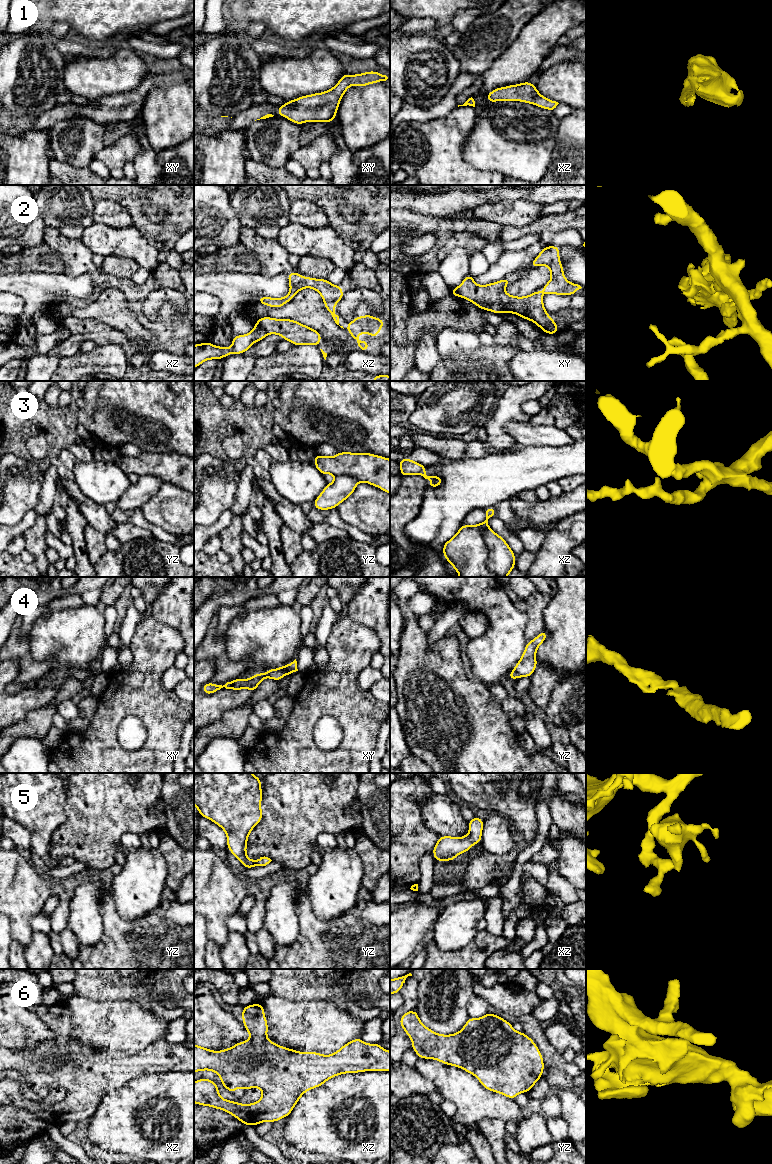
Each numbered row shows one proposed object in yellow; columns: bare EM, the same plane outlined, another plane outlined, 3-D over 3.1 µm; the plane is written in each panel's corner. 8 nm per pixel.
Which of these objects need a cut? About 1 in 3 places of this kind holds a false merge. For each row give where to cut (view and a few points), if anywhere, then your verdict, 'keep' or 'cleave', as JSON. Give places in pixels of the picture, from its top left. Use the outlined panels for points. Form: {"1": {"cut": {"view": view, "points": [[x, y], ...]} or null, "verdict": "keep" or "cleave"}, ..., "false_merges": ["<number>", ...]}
{"1": {"cut": null, "verdict": "keep"}, "2": {"cut": {"view": "xz", "points": [[256, 323], [267, 334]]}, "verdict": "cleave"}, "3": {"cut": {"view": "xz", "points": [[485, 524], [482, 534], [488, 549], [486, 567], [496, 576]]}, "verdict": "cleave"}, "4": {"cut": null, "verdict": "keep"}, "5": {"cut": null, "verdict": "keep"}, "6": {"cut": null, "verdict": "keep"}, "false_merges": ["2", "3"]}

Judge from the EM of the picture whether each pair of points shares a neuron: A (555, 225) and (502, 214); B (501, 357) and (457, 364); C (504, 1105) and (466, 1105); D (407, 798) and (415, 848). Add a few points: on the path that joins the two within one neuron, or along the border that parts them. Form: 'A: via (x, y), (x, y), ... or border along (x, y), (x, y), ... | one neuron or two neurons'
A: border along (540, 216), (525, 225), (510, 226) | two neurons
B: via (490, 363), (468, 364) | one neuron
C: via (495, 1105), (475, 1105) | one neuron
D: via (407, 810), (407, 831), (409, 836) | one neuron

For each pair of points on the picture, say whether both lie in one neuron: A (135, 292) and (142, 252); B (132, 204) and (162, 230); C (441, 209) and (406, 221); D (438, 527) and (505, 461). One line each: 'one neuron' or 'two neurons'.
A: two neurons
B: one neuron
C: two neurons
D: one neuron

